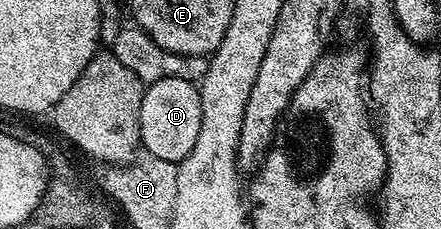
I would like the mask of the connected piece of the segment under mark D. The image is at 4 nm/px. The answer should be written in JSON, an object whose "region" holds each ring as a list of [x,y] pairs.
{"region":[[[182,78],[148,83],[139,112],[144,153],[159,156],[159,160],[181,163],[189,155],[191,148],[195,148],[195,139],[199,137],[202,120],[201,92],[194,83]]]}

